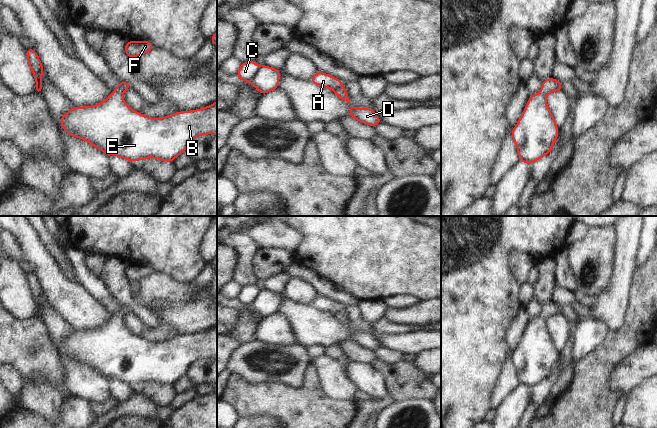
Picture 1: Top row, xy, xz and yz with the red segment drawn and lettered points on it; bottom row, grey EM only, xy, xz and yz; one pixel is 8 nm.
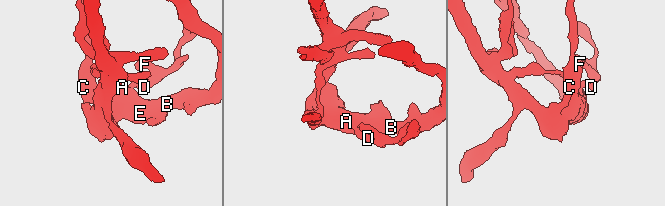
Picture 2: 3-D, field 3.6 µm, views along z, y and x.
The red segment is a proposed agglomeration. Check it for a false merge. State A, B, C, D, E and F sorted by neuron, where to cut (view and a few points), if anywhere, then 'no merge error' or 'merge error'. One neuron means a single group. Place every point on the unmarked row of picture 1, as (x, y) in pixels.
A B C D E F; no cut; no merge error

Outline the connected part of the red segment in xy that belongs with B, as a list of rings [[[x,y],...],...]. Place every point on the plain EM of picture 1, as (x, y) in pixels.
[[[121,305],[103,326],[94,330],[73,331],[60,343],[63,353],[72,361],[88,365],[107,379],[119,380],[130,386],[146,382],[172,386],[186,375],[192,362],[205,358],[217,359],[217,325],[202,333],[149,342],[133,335],[124,326],[123,317],[130,312],[129,307]]]

